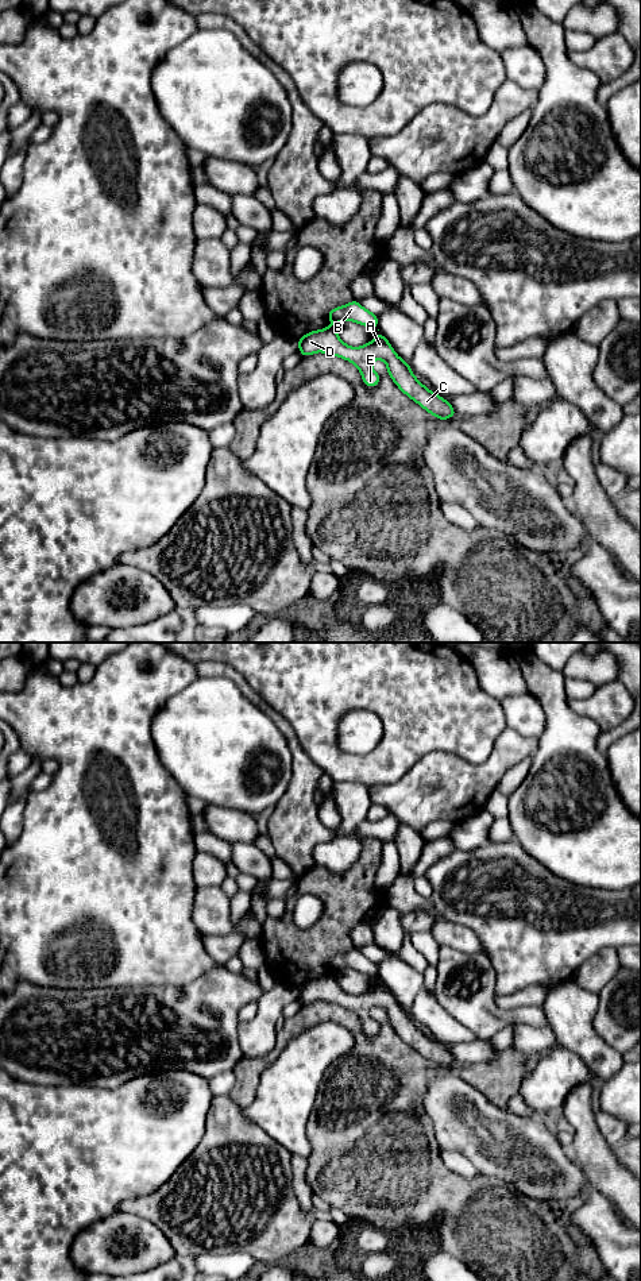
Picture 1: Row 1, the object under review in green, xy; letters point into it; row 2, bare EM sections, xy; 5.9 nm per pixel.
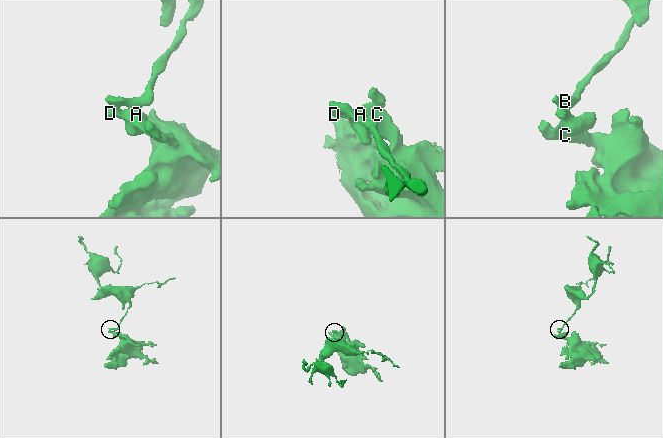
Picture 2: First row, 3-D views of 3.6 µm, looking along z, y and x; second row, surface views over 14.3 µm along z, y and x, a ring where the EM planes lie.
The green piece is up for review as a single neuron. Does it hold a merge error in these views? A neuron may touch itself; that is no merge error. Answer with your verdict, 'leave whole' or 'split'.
split

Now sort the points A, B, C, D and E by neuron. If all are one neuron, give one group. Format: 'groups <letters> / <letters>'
groups A C D E / B

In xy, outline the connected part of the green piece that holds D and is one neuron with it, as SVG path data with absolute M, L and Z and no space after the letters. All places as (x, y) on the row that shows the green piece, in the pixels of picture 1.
M328 325L324 329L310 331L308 335L301 336L298 344L302 358L316 352L325 352L354 363L367 387L375 387L381 382L379 374L372 370L372 362L382 359L393 382L422 409L439 420L456 416L453 406L447 400L430 391L416 378L409 363L395 354L381 331L370 343L362 347L350 347L339 337L336 328Z

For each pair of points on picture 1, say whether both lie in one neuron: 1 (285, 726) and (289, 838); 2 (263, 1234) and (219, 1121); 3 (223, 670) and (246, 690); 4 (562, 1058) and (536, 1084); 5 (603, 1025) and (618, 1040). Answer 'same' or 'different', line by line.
1: same
2: same
3: same
4: same
5: same

